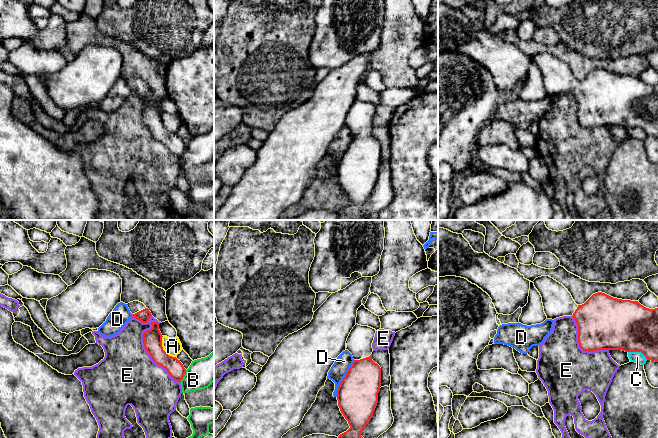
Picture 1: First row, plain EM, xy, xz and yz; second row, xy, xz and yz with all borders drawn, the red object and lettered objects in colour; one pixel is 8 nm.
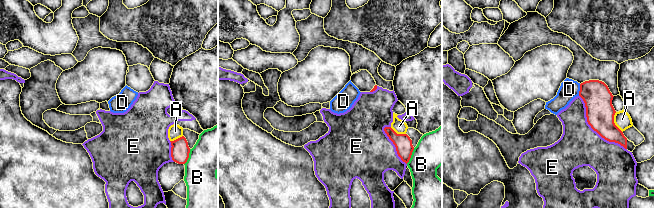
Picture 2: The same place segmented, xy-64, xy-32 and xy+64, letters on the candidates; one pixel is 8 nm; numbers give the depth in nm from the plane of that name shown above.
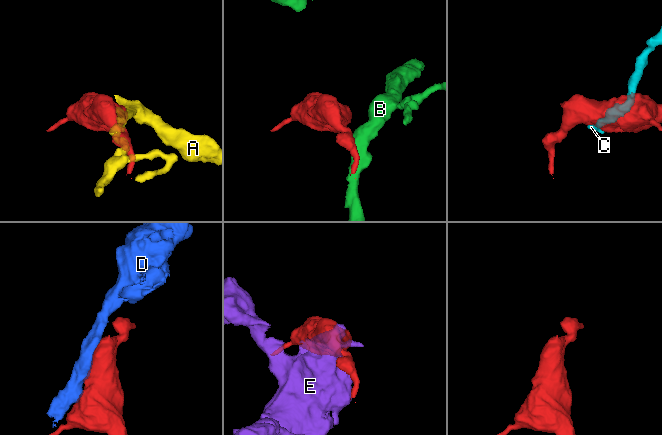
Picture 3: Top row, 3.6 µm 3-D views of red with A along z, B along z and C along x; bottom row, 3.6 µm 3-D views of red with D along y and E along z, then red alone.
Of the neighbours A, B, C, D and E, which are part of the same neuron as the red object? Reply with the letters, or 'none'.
none

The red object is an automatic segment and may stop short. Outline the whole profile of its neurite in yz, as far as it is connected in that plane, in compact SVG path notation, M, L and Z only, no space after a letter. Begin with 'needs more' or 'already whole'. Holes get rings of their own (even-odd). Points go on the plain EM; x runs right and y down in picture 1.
needs more; M549 52L536 54L534 62L542 73L547 95L572 92L578 102L578 119L583 127L622 126L625 128L641 128L647 136L658 138L658 84L649 85L638 77L613 74L605 69L593 70L584 80L577 81L568 66Z

